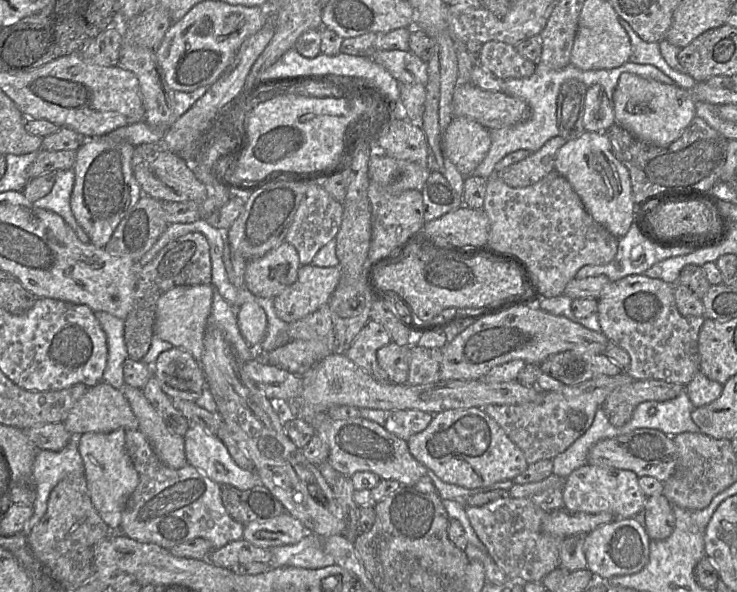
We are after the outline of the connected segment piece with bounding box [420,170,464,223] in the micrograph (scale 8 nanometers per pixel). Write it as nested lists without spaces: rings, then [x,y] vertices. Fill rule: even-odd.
[[[431,170],[420,192],[424,203],[425,223],[464,205],[463,195],[457,193],[443,175],[435,170]]]

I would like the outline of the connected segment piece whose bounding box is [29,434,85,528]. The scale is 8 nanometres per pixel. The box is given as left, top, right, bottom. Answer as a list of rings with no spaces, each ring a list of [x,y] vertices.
[[[77,436],[72,438],[67,446],[58,452],[40,449],[33,464],[33,477],[36,489],[36,499],[33,516],[29,527],[35,526],[47,510],[47,501],[51,491],[58,482],[69,473],[85,476],[85,467],[77,448]]]

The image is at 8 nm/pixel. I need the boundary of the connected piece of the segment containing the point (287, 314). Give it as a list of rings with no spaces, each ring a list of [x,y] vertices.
[[[301,265],[296,281],[273,298],[277,316],[290,323],[315,312],[329,303],[339,279],[338,267]]]

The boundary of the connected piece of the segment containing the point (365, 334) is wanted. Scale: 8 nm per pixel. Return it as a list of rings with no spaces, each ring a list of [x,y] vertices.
[[[369,320],[344,355],[376,381],[393,383],[377,361],[376,353],[392,342],[389,332],[379,323]]]

